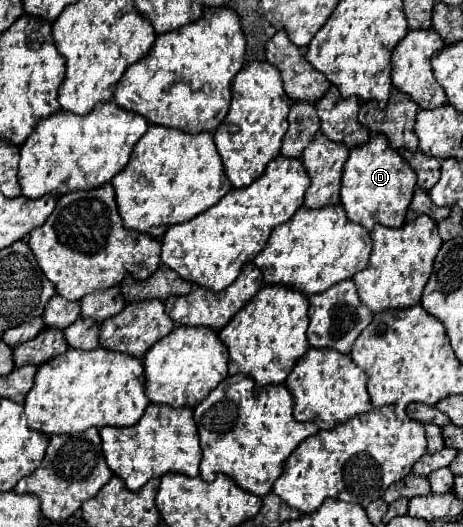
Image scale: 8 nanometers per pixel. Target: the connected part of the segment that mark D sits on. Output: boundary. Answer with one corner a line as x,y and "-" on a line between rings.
375,133
367,143
353,147
349,153
341,179
341,205
345,207
347,217
351,217
353,223
361,223
367,231
371,231
375,223
399,227
405,221
415,185
417,177
411,165
391,149
383,133

